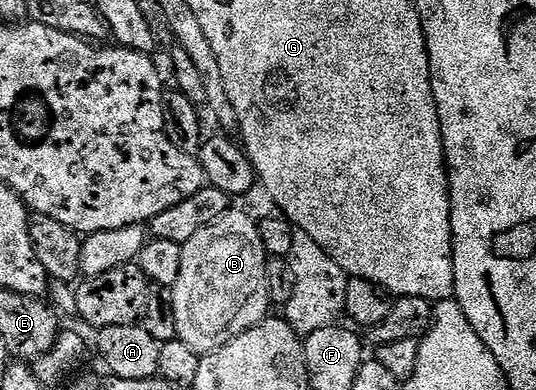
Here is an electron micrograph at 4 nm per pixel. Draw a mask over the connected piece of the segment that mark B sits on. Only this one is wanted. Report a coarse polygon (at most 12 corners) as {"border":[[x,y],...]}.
{"border":[[232,210],[183,245],[177,339],[216,352],[268,319],[258,223]]}

